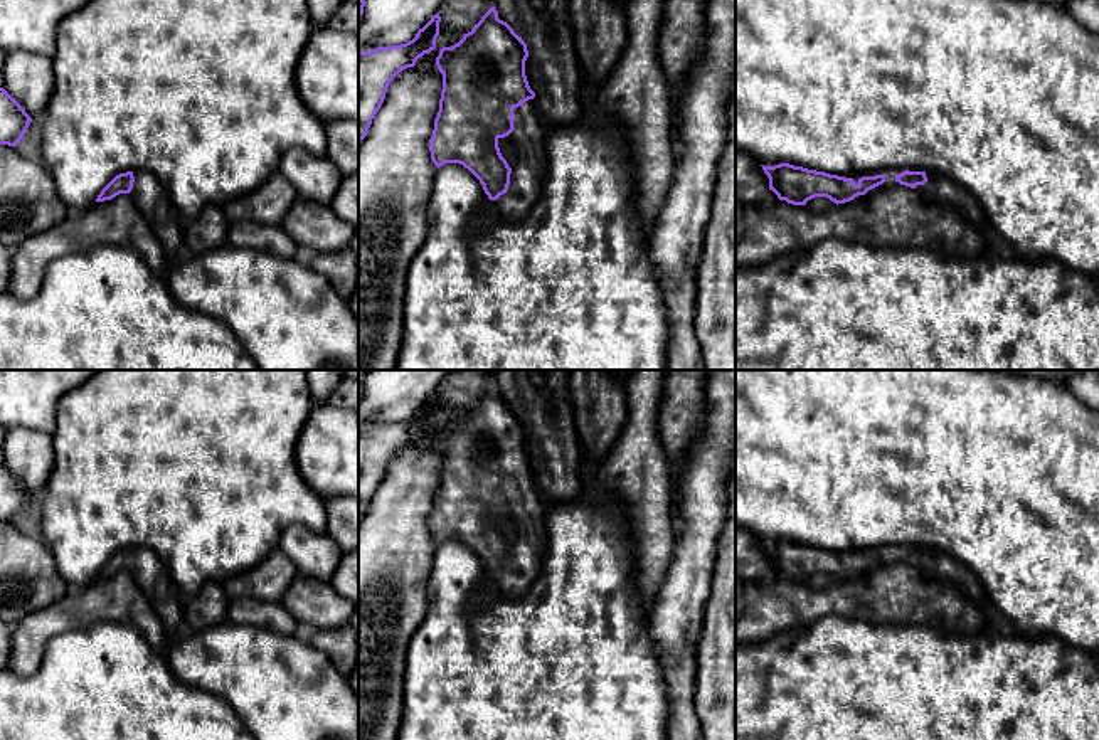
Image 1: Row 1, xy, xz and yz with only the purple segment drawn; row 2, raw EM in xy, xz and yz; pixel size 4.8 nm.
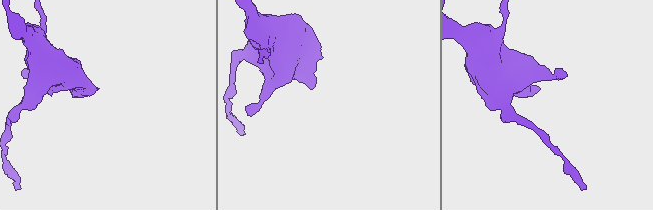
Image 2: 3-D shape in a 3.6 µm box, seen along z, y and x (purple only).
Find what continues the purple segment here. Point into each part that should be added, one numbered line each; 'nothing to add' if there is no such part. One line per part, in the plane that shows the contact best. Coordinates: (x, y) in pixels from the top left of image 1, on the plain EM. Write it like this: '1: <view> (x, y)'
1: xz (529, 545)

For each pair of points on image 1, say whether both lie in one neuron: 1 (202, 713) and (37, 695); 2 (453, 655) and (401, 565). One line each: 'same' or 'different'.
1: same
2: different

